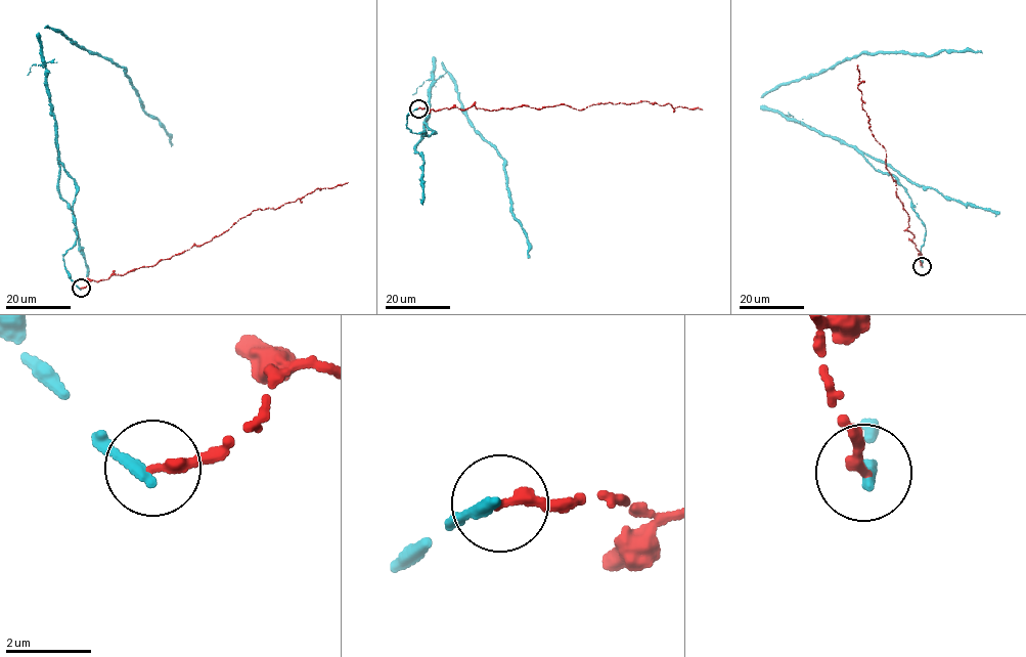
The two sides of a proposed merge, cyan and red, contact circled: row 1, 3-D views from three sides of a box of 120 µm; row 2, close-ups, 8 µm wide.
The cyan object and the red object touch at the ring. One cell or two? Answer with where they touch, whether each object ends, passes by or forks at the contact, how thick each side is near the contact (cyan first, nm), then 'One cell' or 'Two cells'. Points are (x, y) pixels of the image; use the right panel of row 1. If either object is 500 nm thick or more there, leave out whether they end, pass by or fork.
Place: (922, 266). At the ring cyan ends. At the ring red ends. Thickness 280 nm (cyan) against 280 nm. Two cells

